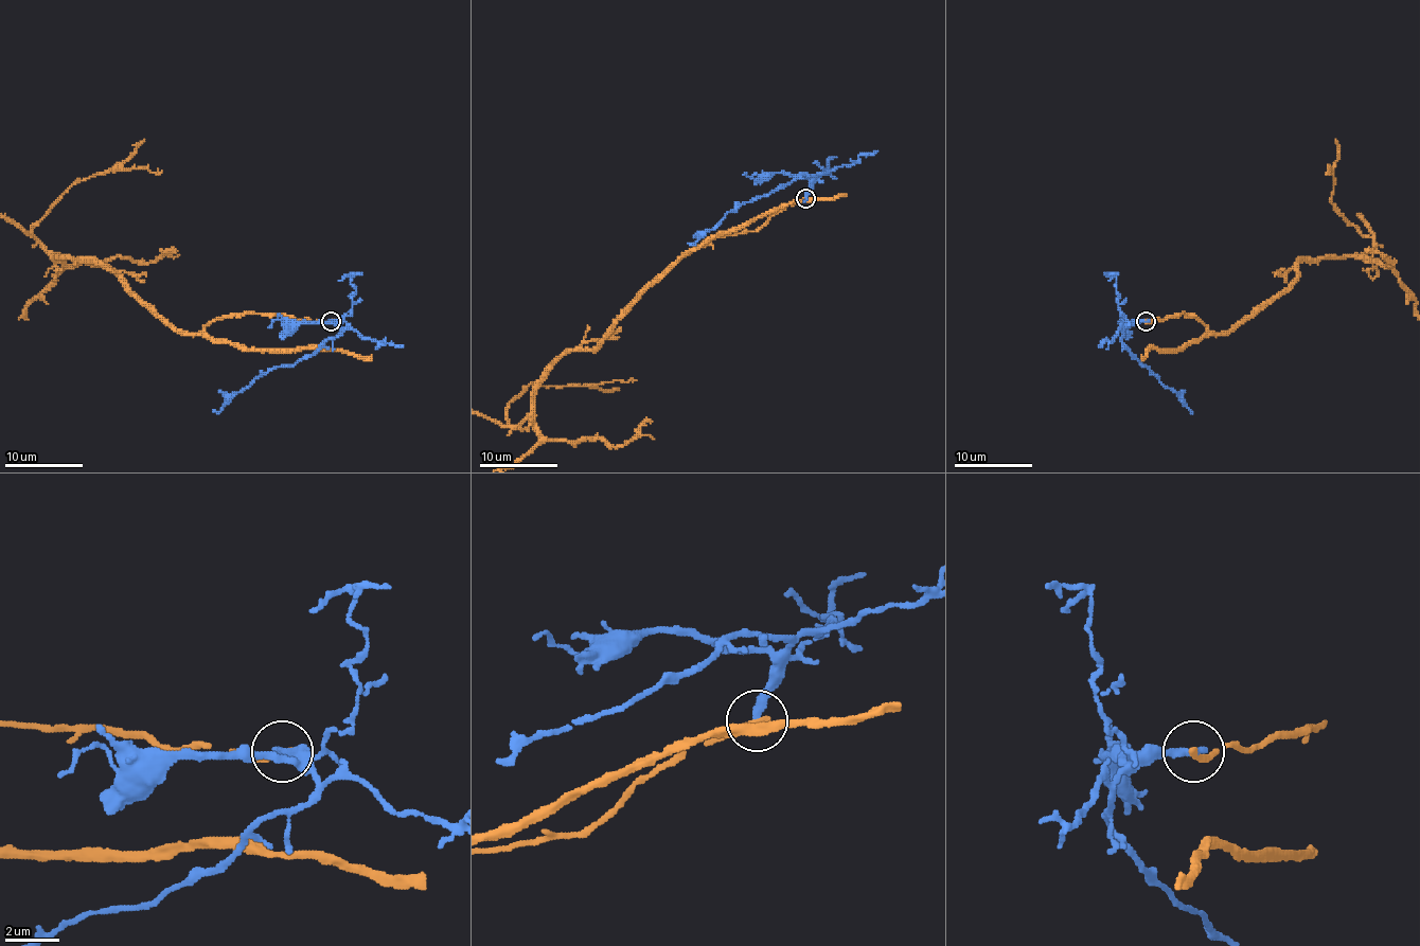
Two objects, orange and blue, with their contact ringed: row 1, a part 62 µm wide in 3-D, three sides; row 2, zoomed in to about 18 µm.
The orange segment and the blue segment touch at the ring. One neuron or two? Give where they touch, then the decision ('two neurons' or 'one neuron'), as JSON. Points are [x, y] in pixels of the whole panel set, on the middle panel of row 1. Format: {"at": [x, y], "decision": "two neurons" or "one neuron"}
{"at": [805, 198], "decision": "two neurons"}

